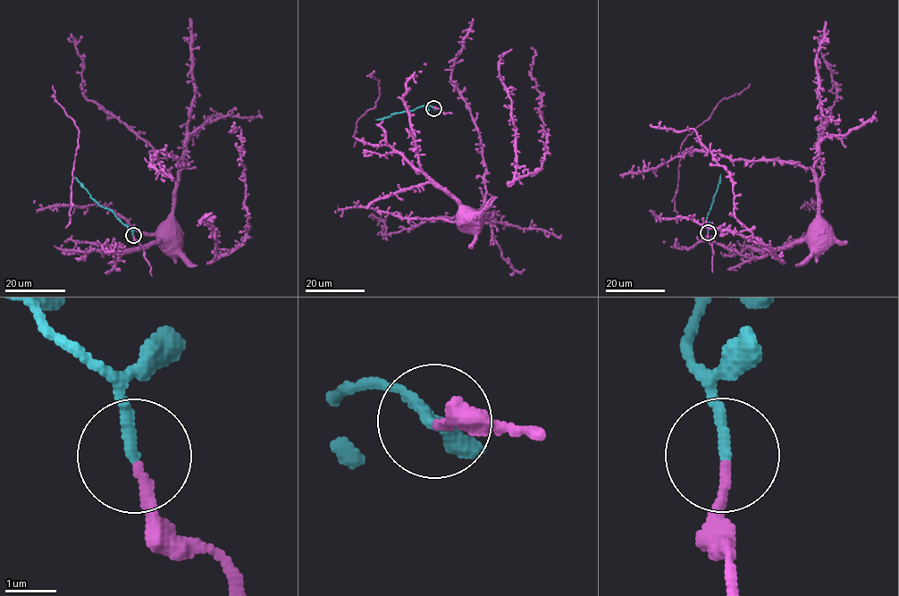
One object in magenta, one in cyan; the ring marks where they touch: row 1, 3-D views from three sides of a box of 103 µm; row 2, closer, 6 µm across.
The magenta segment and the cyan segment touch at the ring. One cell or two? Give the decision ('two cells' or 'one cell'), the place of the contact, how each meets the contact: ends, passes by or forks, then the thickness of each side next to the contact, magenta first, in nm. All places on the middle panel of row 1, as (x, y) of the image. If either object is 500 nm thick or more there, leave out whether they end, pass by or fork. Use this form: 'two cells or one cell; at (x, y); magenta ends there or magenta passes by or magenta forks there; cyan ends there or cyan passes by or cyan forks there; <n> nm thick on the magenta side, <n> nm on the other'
one cell; at (433, 108); magenta ends there; cyan ends there; 180 nm thick on the magenta side, 200 nm on the other

